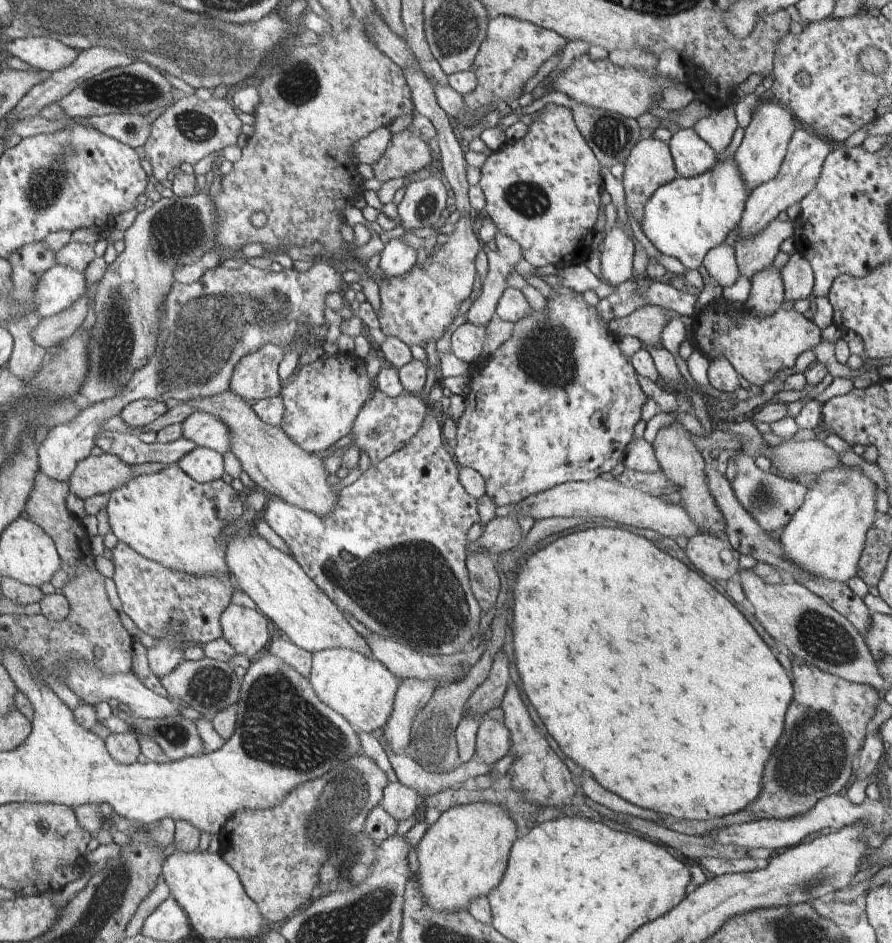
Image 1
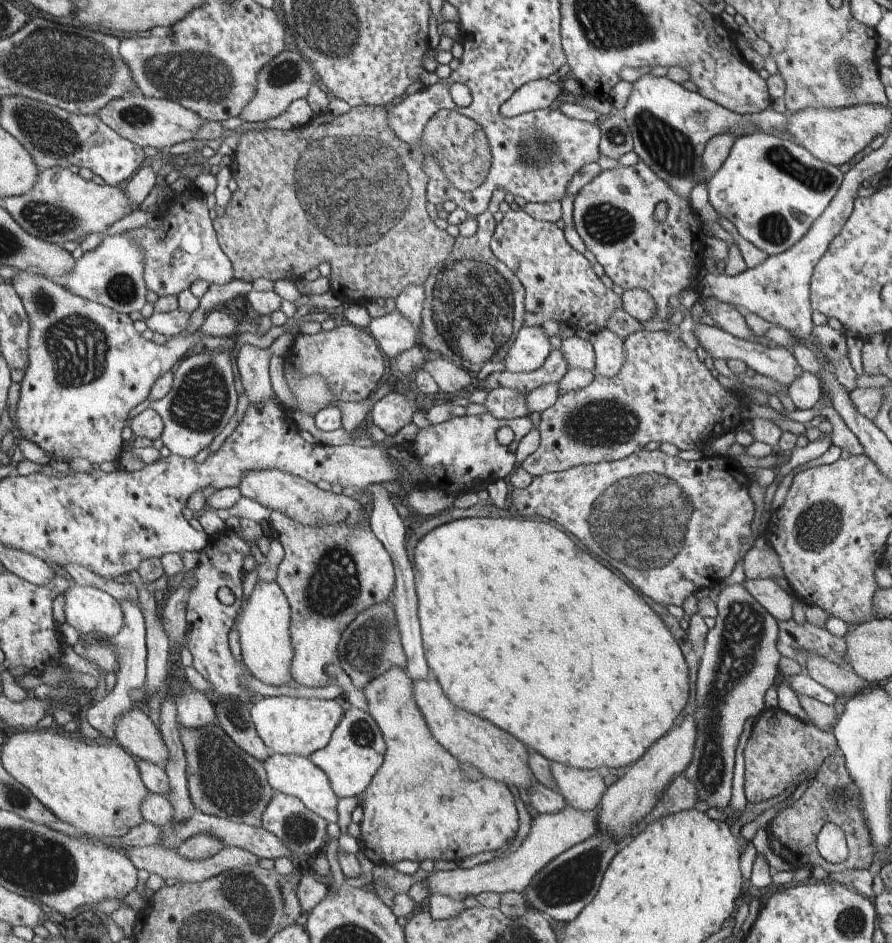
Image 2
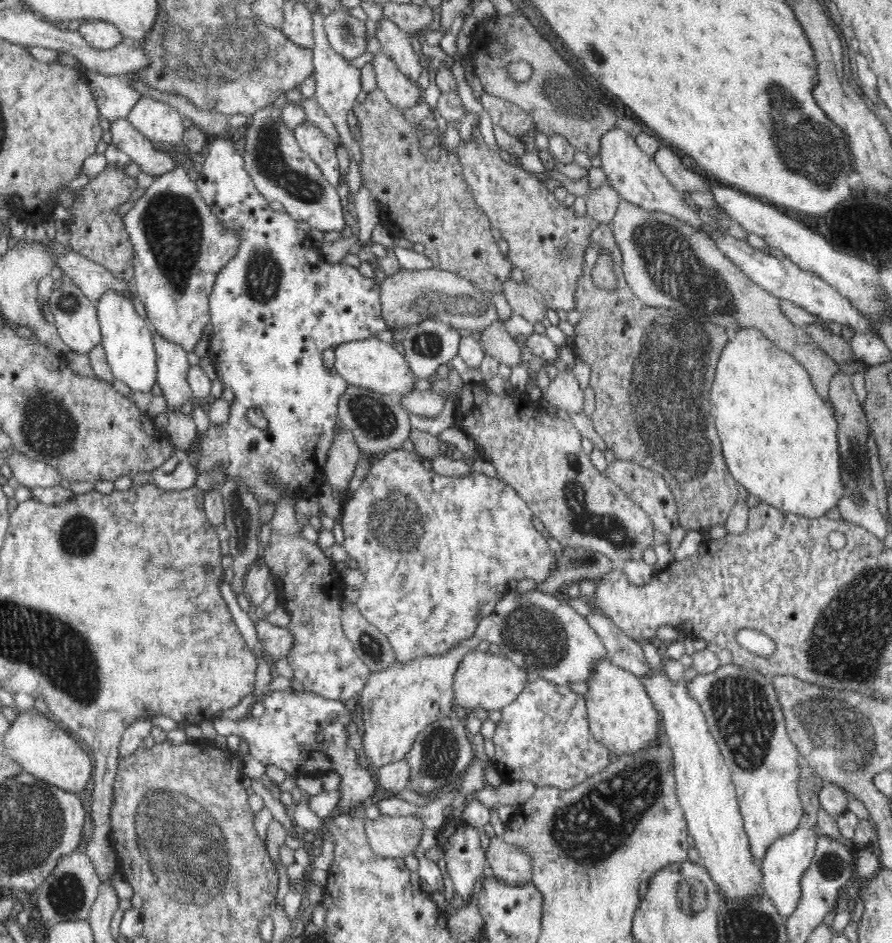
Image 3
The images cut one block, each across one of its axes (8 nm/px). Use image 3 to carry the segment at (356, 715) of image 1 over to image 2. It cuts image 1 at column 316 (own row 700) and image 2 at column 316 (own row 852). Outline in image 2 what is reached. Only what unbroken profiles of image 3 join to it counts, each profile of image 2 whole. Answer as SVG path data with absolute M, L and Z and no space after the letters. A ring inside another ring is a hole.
M268 696L250 704L251 718L256 731L270 750L270 754L310 757L314 752L327 747L334 728L343 719L344 712L334 700L297 698L290 696Z

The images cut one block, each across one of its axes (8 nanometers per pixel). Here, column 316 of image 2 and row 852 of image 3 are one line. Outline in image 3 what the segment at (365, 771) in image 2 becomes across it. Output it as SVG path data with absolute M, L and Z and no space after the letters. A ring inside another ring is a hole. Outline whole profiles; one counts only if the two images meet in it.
M734 663L718 666L710 674L698 674L687 686L700 703L713 740L730 769L737 801L754 861L760 864L768 846L803 824L798 796L800 750L788 736L788 726L771 677Z

